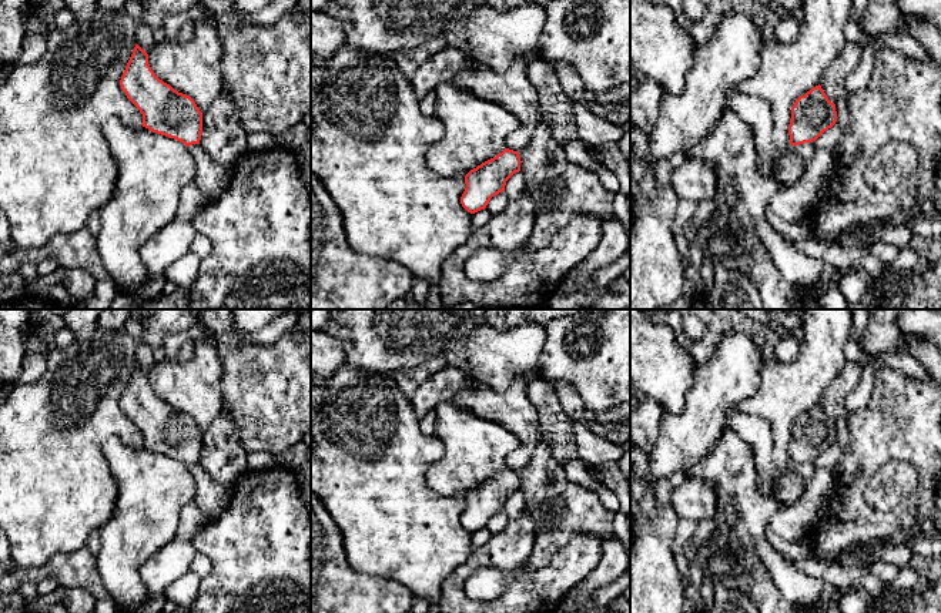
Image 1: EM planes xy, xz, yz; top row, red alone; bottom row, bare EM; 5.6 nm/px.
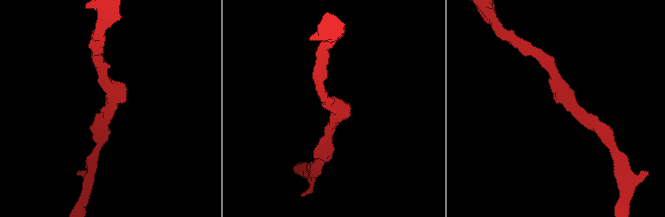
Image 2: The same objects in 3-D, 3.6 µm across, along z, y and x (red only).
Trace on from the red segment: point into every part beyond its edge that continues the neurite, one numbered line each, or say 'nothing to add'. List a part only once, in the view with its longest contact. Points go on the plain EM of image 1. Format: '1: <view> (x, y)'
nothing to add

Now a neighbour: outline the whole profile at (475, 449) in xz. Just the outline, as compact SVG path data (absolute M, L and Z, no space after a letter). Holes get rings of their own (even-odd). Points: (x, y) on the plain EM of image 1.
M452 399L435 412L435 436L443 442L445 453L426 468L425 480L438 495L465 496L508 468L508 455L520 445L502 425L465 411Z

